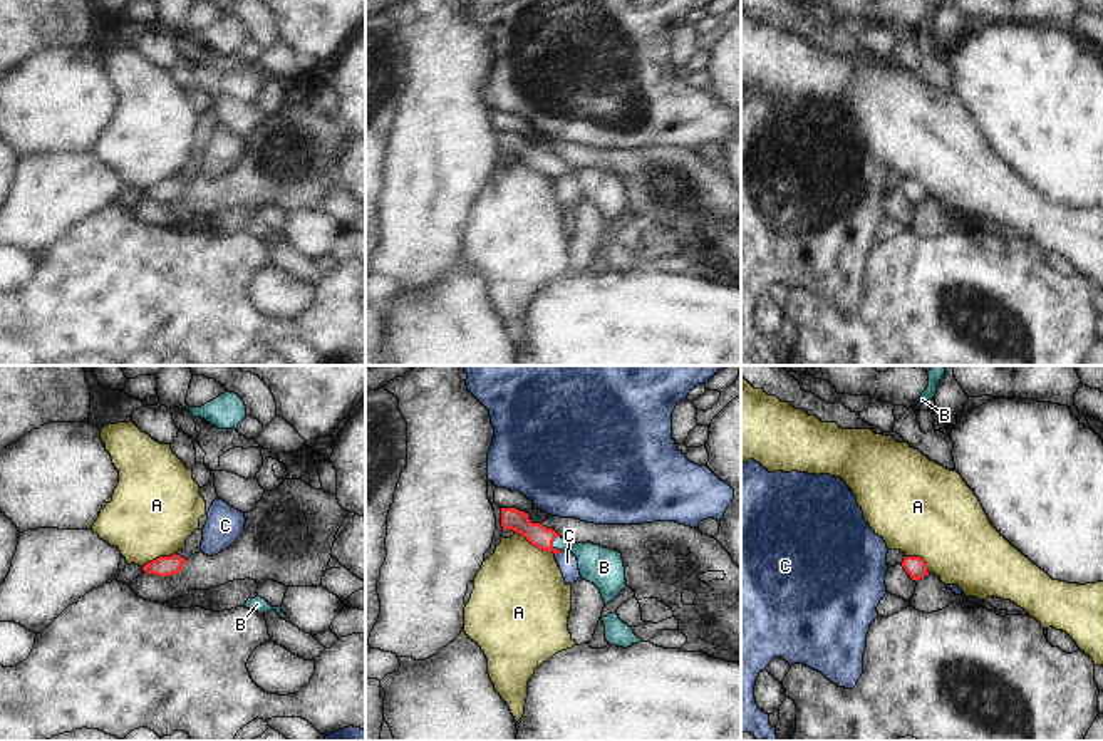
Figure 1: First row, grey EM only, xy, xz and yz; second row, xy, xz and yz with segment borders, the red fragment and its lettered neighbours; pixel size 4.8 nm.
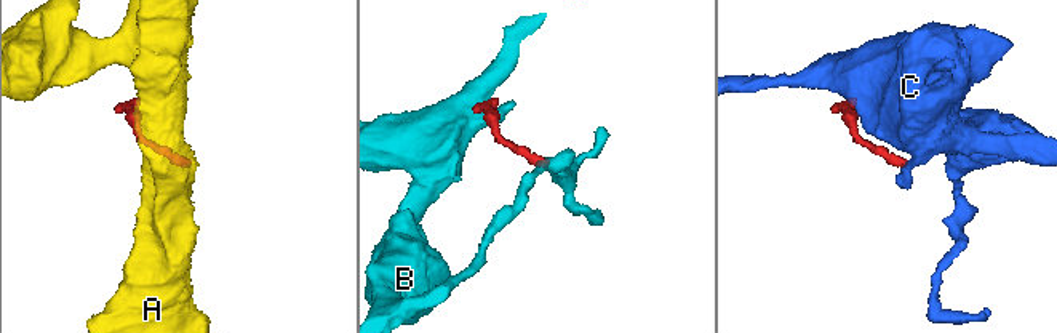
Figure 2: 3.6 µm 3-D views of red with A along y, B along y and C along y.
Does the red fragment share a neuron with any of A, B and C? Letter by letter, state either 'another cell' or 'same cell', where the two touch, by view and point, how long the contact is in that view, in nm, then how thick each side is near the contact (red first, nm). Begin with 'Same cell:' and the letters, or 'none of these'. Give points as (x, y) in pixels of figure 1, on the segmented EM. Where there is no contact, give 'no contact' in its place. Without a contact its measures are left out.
Same cell: B
A: another cell; meets red in xz at (535, 545); contact 240 nm long; 110 nm thick on the red side, 440 nm on the other
B: same cell; meets red in xz at (552, 545); contact 80 nm long; 110 nm thick on the red side, 180 nm on the other
C: another cell; meets red in xz at (557, 552); contact 40 nm long; 110 nm thick on the red side, 90 nm on the other

